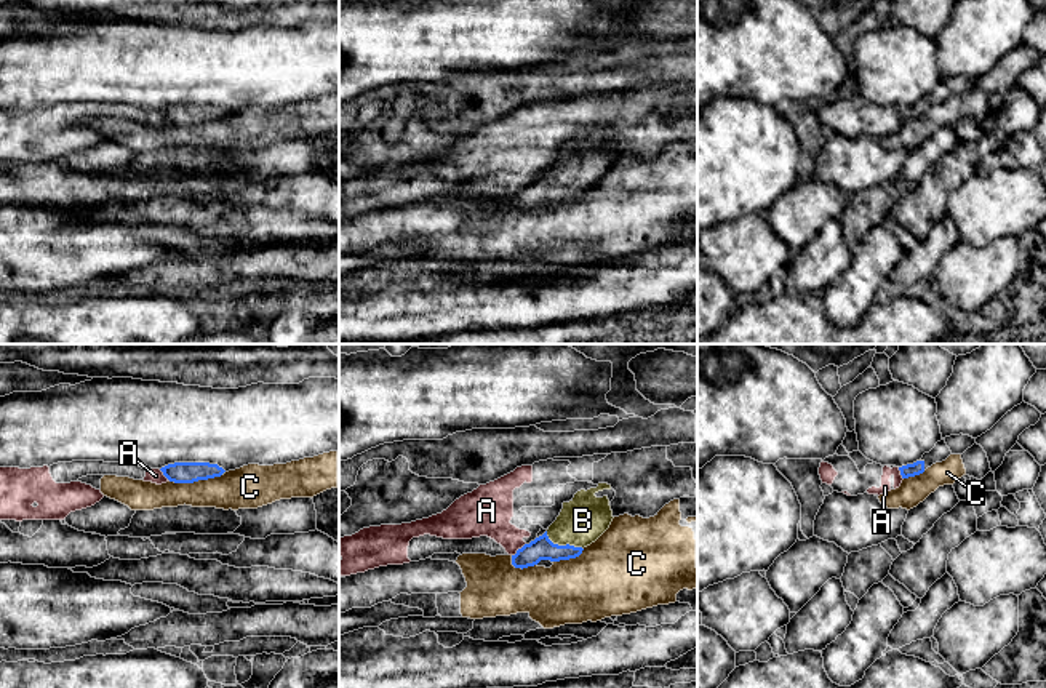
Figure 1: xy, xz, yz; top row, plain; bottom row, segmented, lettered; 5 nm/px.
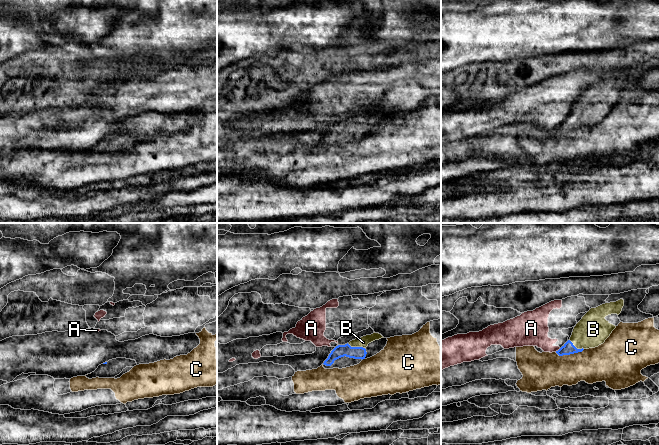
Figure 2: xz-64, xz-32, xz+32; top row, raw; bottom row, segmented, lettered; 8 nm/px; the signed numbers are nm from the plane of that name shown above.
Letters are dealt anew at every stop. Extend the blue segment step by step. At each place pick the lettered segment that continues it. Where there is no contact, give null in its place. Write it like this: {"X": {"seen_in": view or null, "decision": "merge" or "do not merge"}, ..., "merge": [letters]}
{"A": {"seen_in": "xz", "decision": "do not merge"}, "B": {"seen_in": "xz", "decision": "merge"}, "C": {"seen_in": "xy", "decision": "do not merge"}, "merge": ["B"]}

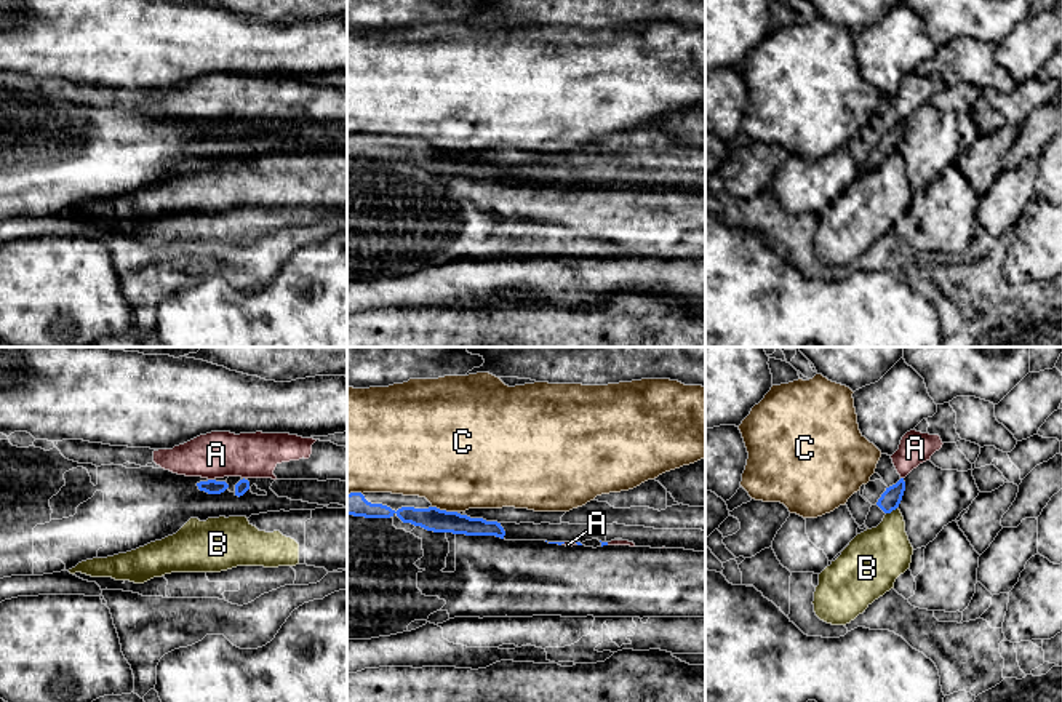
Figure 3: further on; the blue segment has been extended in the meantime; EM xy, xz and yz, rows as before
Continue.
{"A": {"seen_in": "xy", "decision": "do not merge"}, "B": {"seen_in": "yz", "decision": "do not merge"}, "C": {"seen_in": "xz", "decision": "do not merge"}, "merge": []}

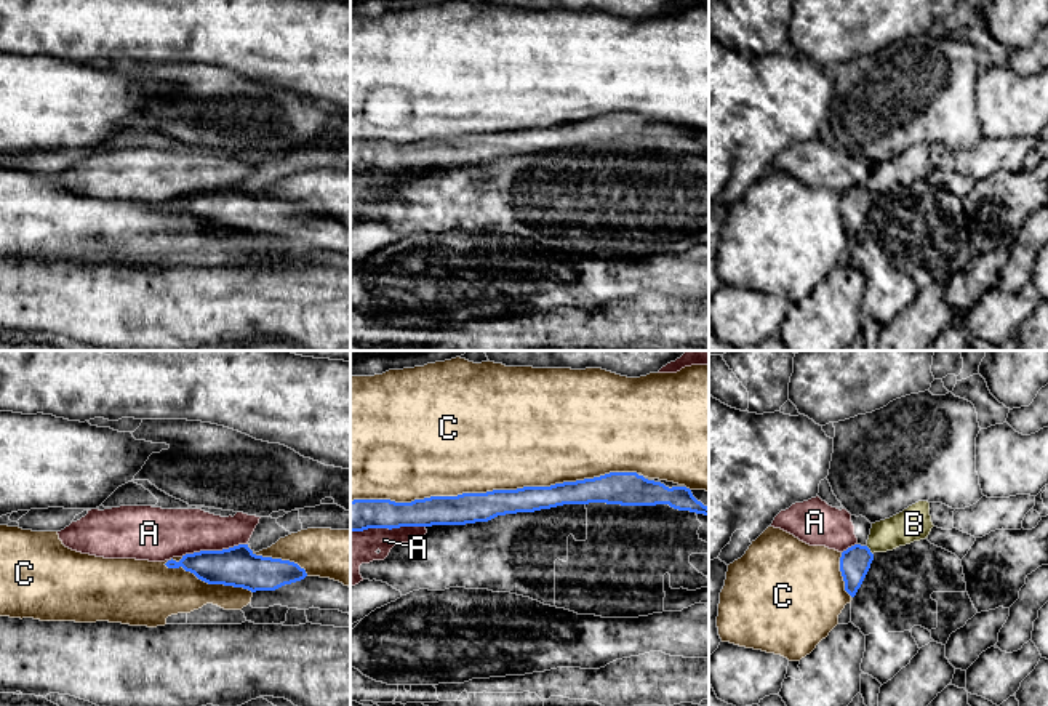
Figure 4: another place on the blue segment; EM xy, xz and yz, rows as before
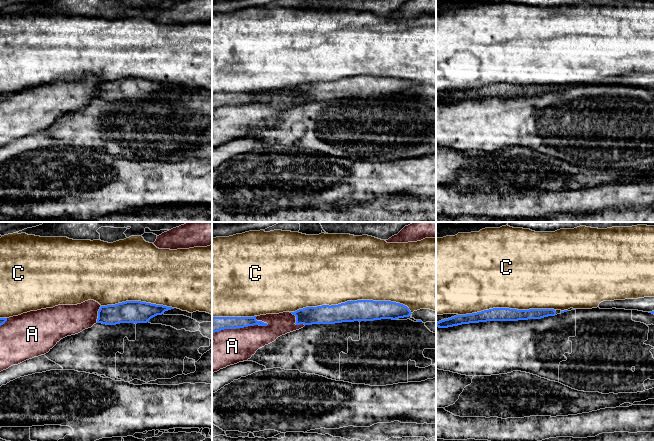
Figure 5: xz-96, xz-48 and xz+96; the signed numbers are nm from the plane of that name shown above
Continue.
{"A": {"seen_in": "xz", "decision": "do not merge"}, "B": {"seen_in": "yz", "decision": "do not merge"}, "C": {"seen_in": "xz", "decision": "do not merge"}, "merge": []}

